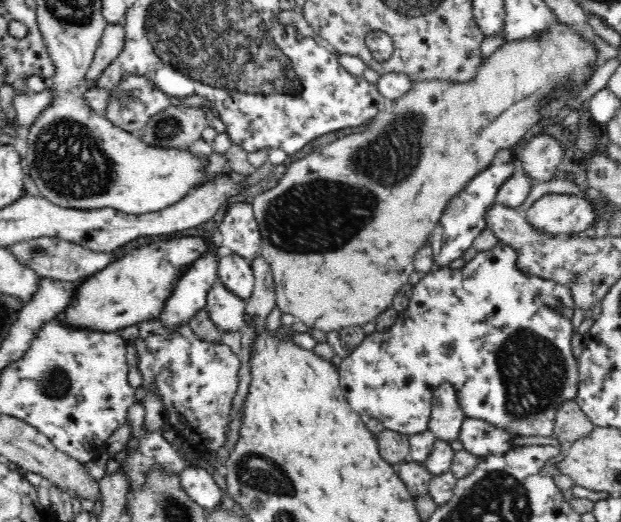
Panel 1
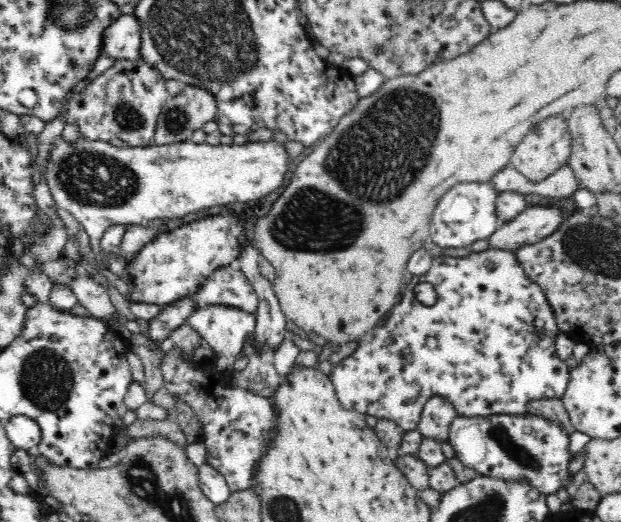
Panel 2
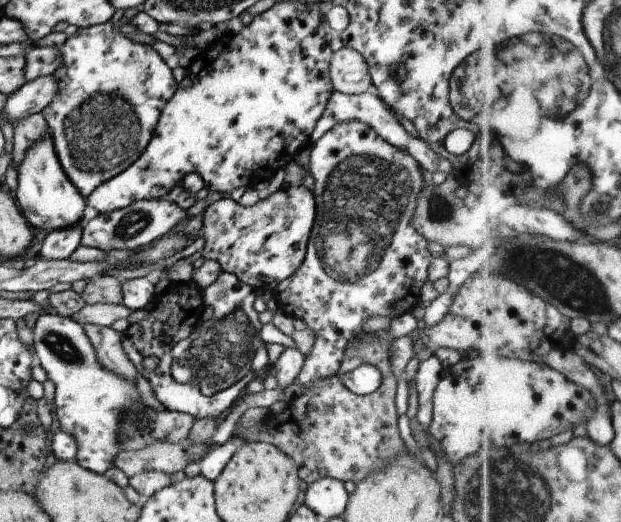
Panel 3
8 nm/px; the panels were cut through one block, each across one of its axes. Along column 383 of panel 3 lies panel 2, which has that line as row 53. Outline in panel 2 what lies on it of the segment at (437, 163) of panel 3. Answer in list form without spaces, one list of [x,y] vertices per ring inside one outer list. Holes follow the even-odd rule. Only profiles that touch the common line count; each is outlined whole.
[[[122,15],[106,28],[102,53],[114,60],[140,59],[142,27],[136,15]]]

